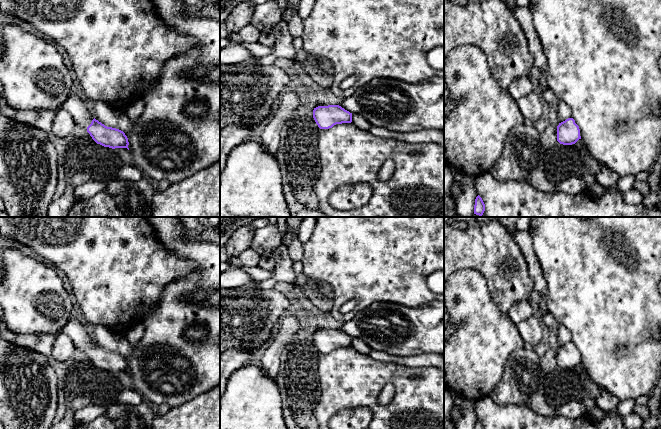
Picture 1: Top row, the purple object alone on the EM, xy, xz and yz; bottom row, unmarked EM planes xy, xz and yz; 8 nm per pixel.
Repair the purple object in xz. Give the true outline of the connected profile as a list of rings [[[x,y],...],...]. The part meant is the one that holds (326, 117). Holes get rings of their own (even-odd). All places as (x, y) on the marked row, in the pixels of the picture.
[[[339,105],[318,106],[313,110],[313,118],[320,129],[329,129],[336,124],[351,123],[352,113]]]

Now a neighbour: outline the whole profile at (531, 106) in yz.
[[[536,89],[528,95],[517,100],[517,105],[525,118],[525,123],[536,124],[543,113],[544,101]]]

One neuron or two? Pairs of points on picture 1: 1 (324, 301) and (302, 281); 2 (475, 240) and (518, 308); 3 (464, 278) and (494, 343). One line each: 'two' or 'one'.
1: one
2: two
3: one

